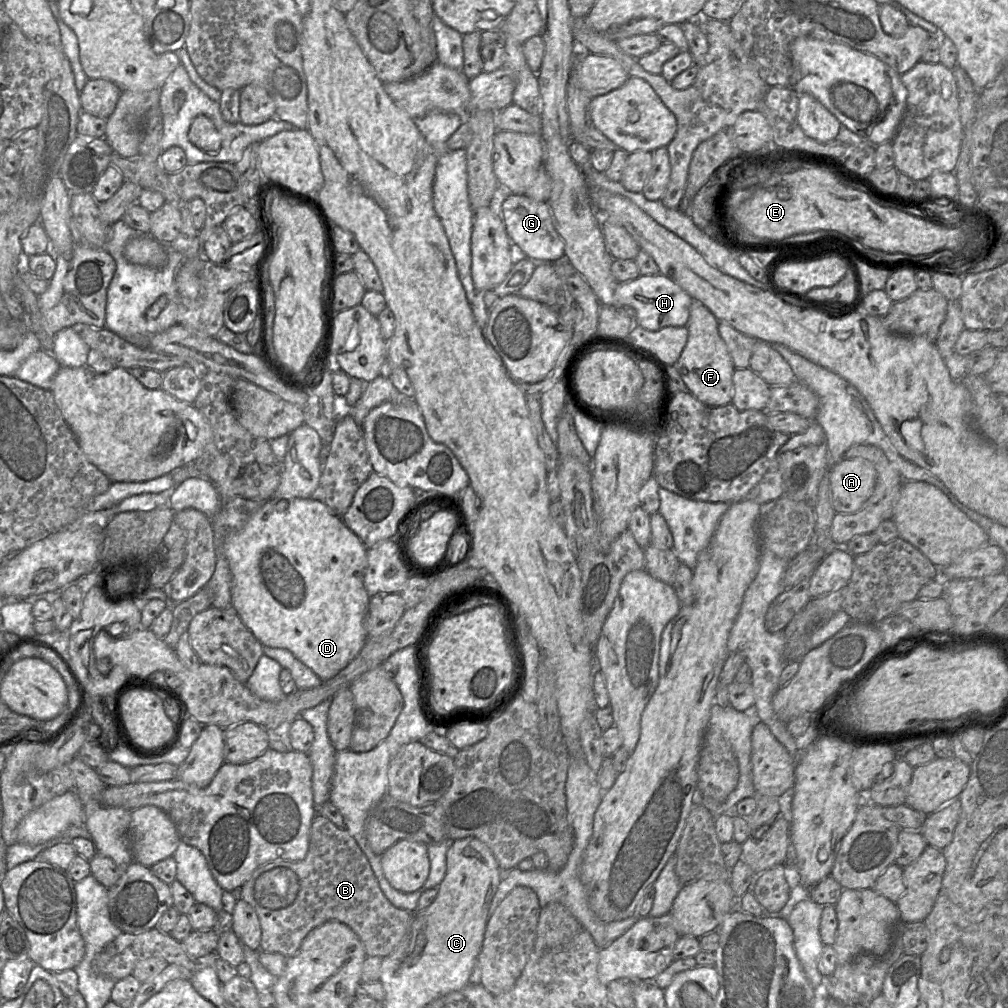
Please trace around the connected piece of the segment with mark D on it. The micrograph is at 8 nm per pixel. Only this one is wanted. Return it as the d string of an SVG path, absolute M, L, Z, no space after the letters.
M271 498L256 511L245 526L232 534L223 543L232 578L231 604L244 625L264 646L289 650L297 659L309 667L322 682L337 675L359 653L366 642L366 615L370 596L364 587L364 573L367 567L367 548L360 538L333 514L325 503L312 498Z

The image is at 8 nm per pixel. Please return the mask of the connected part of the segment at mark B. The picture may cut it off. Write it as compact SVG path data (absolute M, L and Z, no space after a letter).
M316 814L312 821L309 847L305 858L299 862L273 861L258 867L252 873L251 877L239 889L239 896L241 899L248 902L254 908L259 918L259 922L261 925L260 951L279 953L287 958L297 953L302 941L312 929L322 925L323 923L329 920L337 920L351 928L362 942L367 957L385 957L389 955L402 941L402 939L408 931L409 925L413 917L413 913L396 908L385 897L367 857L365 856L361 848L358 846L354 838L348 833L348 831L345 828L336 827L329 819L320 814Z

